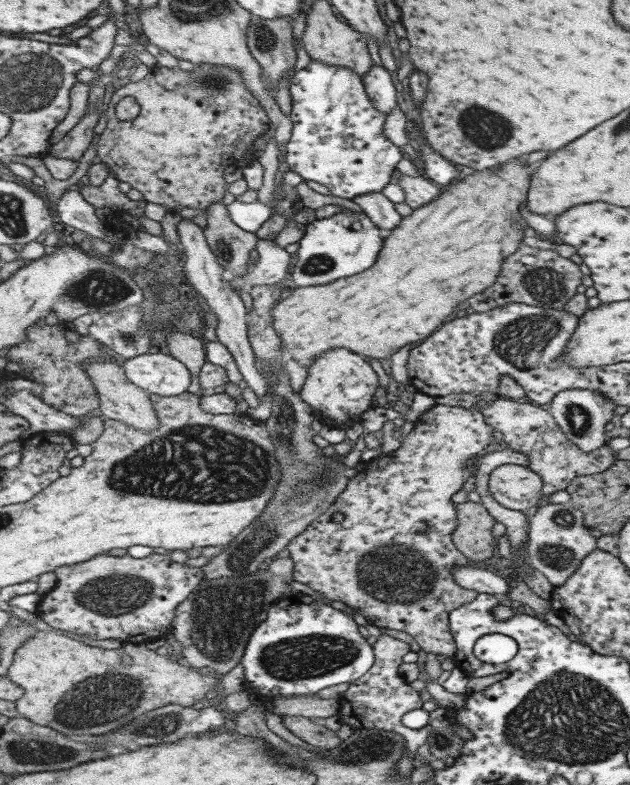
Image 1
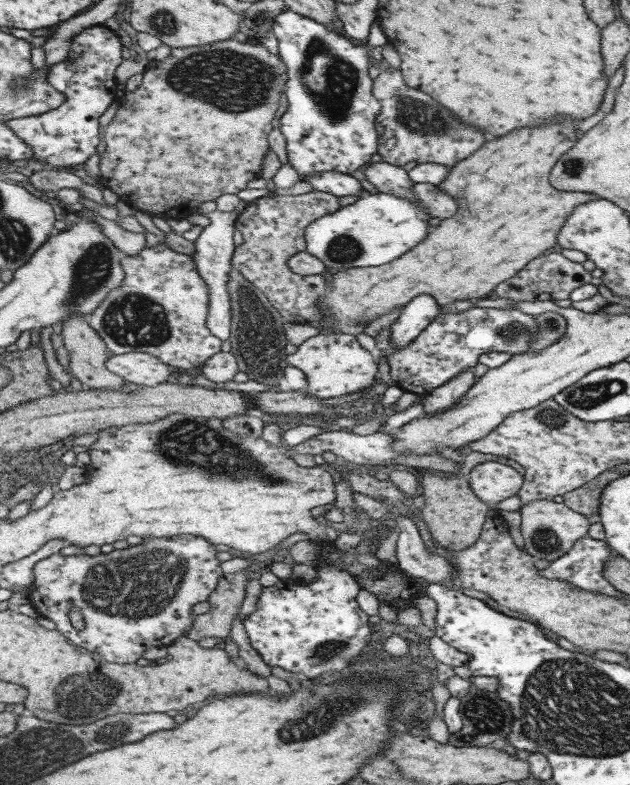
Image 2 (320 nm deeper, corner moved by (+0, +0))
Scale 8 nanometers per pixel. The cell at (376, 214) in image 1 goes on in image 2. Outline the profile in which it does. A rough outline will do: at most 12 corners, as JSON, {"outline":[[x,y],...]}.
{"outline":[[337,171],[303,176],[338,197],[367,194],[357,179]]}

